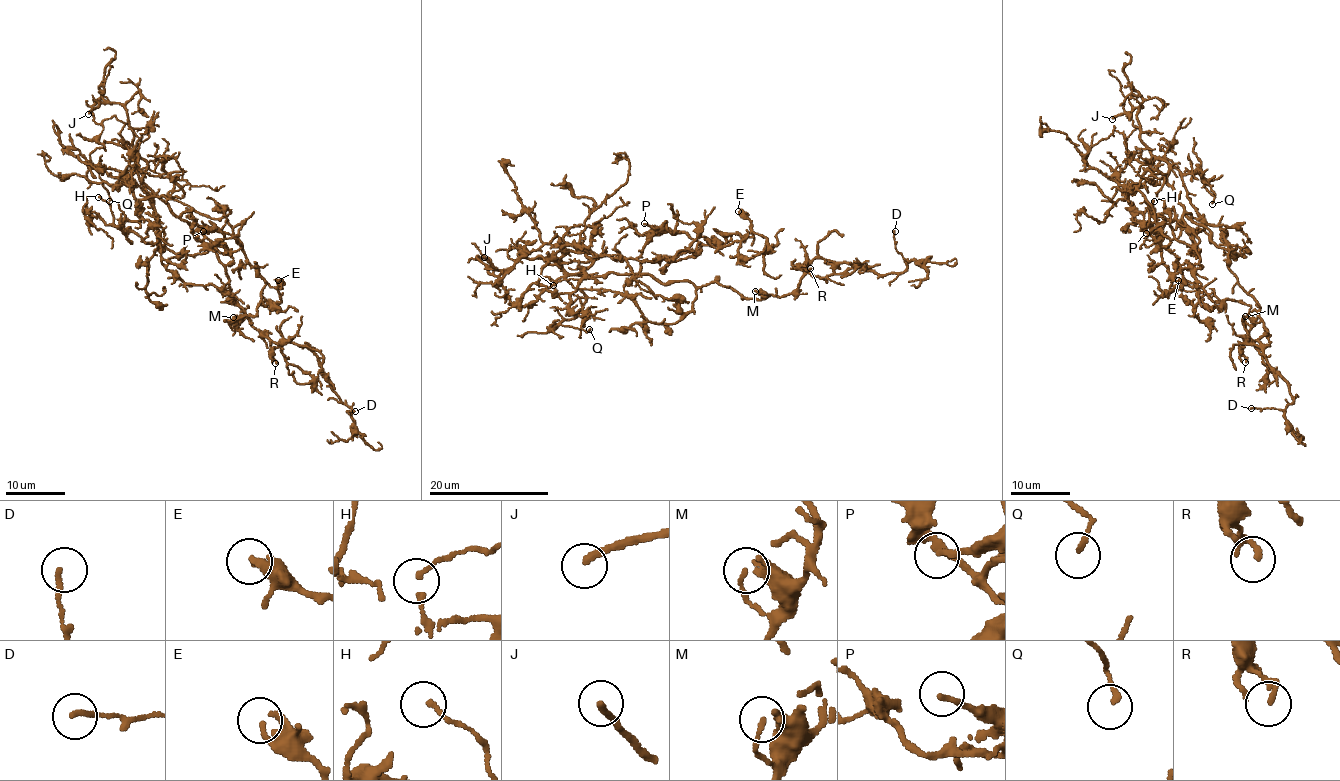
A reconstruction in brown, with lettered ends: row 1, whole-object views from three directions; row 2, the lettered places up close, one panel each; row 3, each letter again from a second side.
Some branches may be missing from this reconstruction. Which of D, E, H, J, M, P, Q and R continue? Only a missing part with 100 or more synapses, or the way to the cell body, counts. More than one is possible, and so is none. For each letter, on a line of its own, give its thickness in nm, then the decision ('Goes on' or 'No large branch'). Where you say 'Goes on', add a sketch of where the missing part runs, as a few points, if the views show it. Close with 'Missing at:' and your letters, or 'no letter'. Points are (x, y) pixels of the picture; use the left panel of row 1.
D: Thickness 160 nm. No large branch
E: Thickness 200 nm. No large branch
H: Thickness 140 nm. No large branch
J: Thickness 200 nm. Goes on. Course of what is missing: (88, 114), (77, 115), (67, 125), (50, 128), (16, 147), (16, 156), (5, 169)
M: Thickness 140 nm. No large branch
P: Thickness 160 nm. No large branch
Q: Thickness 150 nm. No large branch
R: Thickness 180 nm. No large branch
Missing at: J

